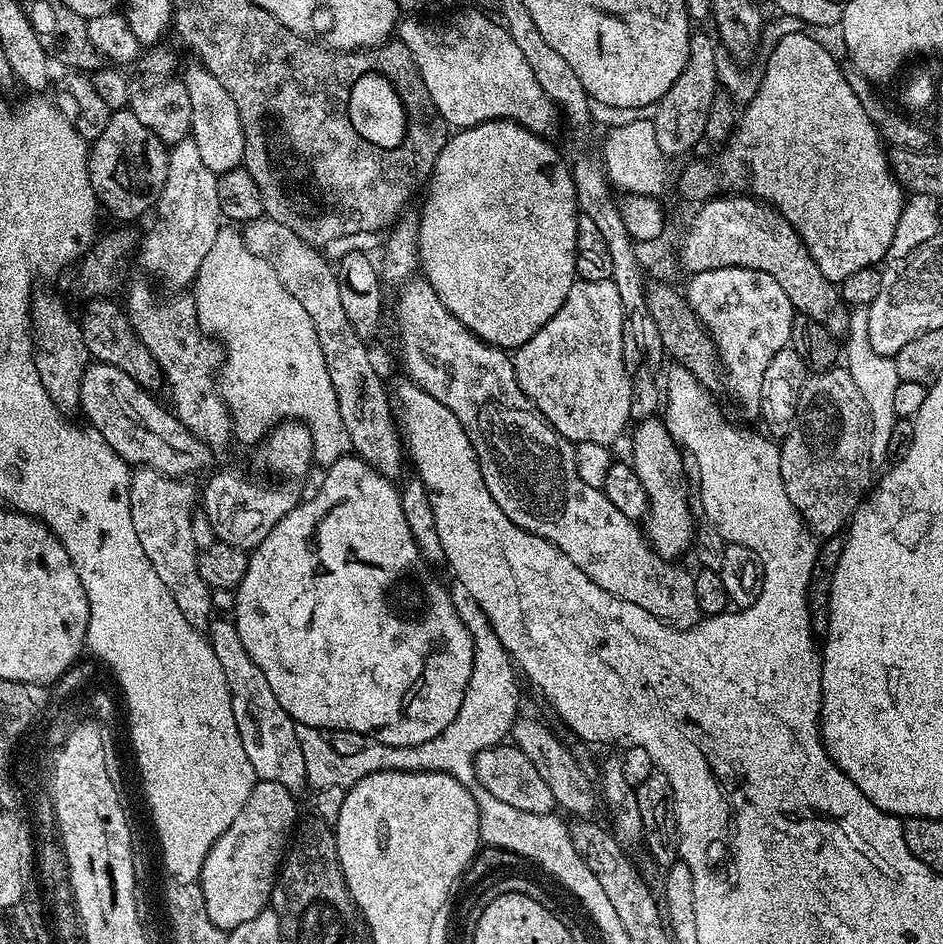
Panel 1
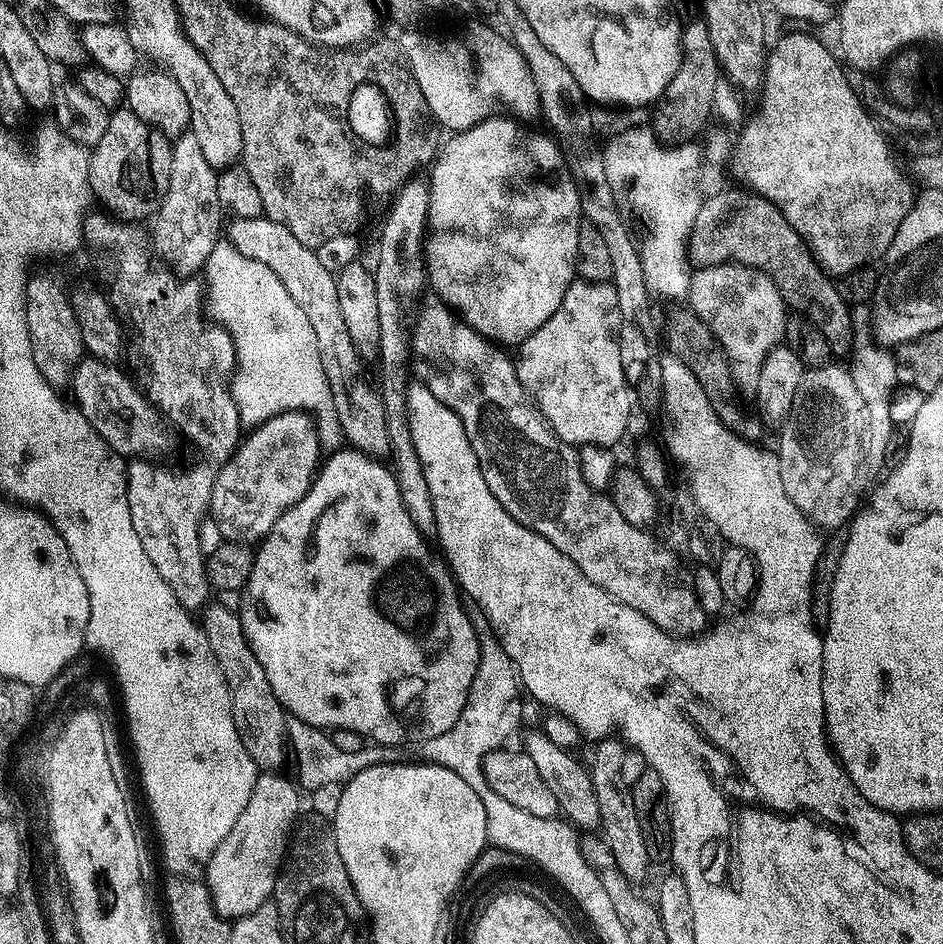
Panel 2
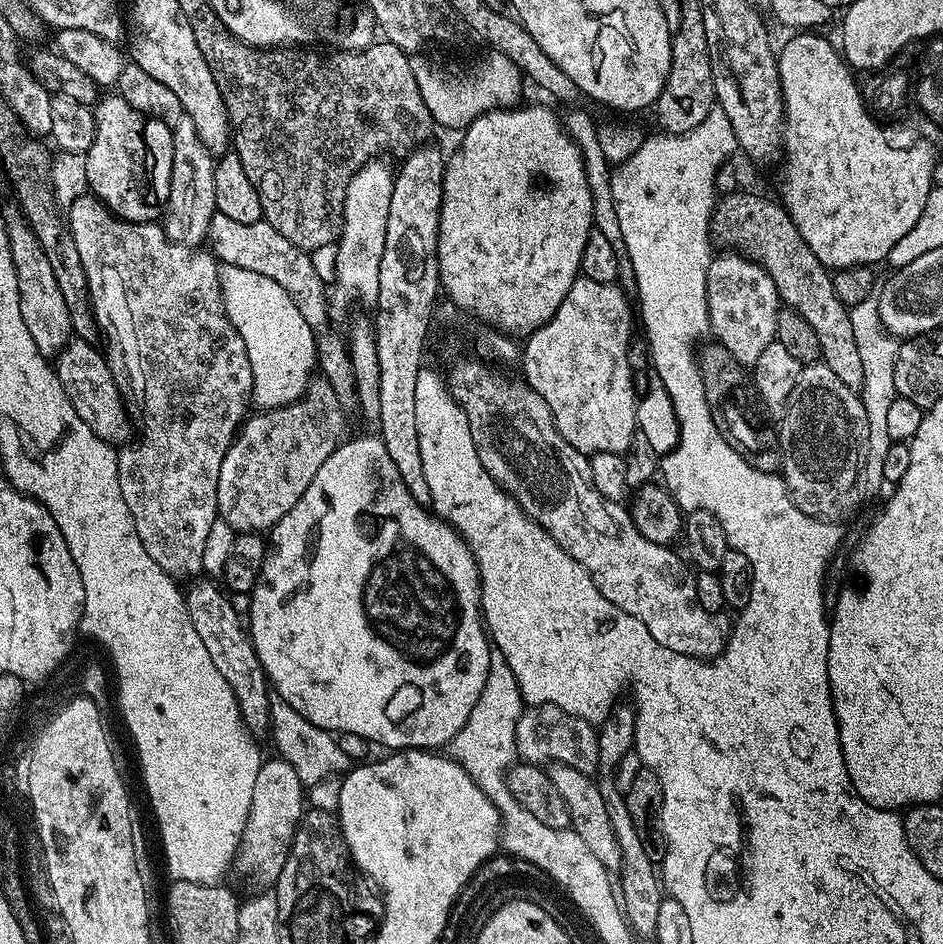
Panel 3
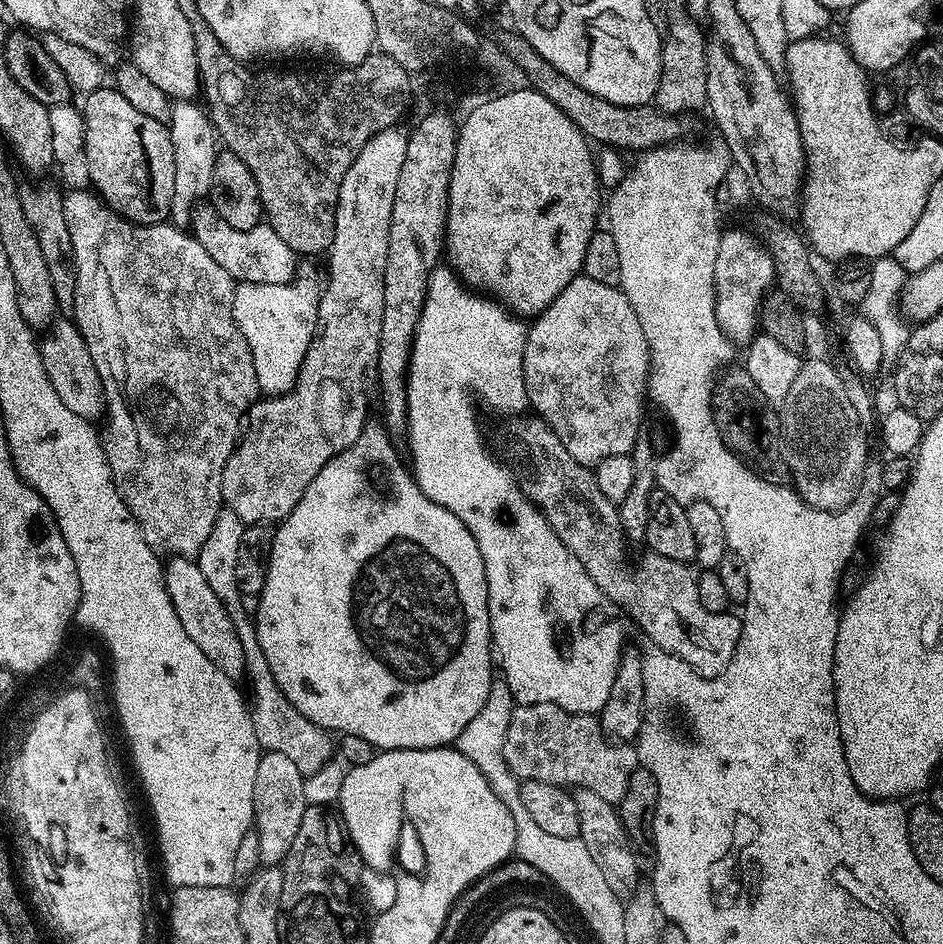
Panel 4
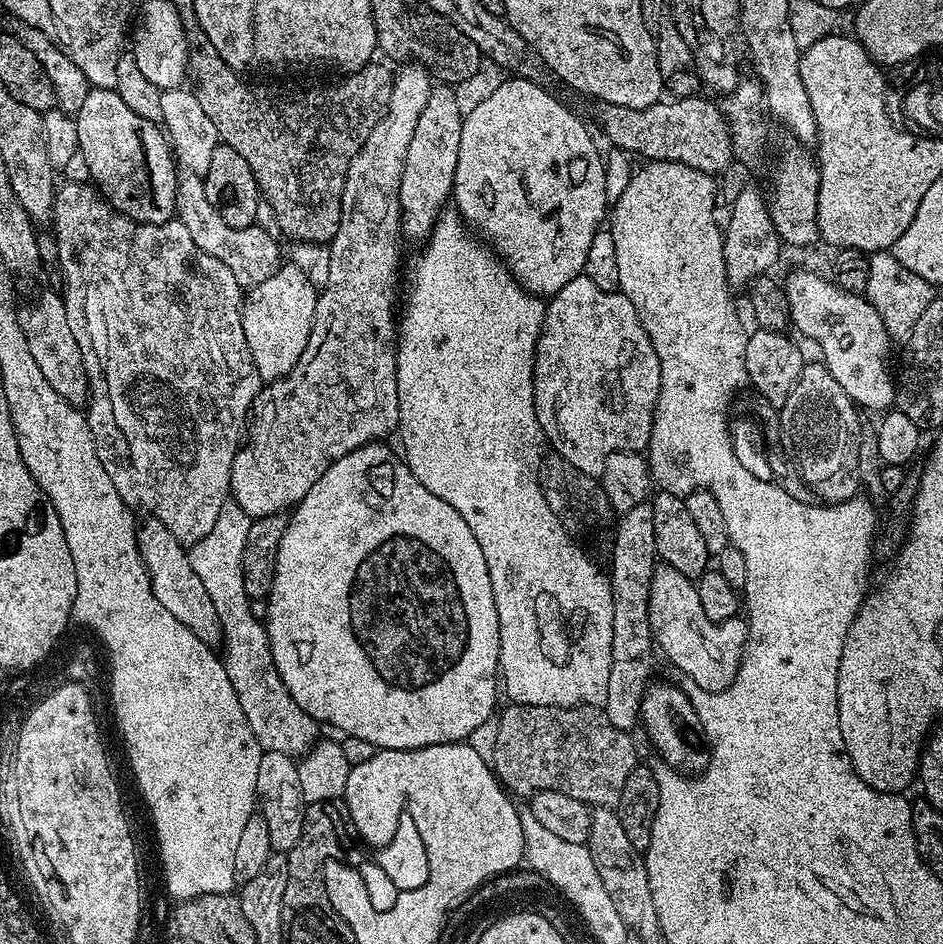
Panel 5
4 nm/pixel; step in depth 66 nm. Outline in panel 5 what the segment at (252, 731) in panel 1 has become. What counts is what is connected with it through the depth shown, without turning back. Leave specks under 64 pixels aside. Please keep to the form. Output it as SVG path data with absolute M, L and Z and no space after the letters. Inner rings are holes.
M151 518L145 521L145 524L143 521L137 527L136 541L140 547L142 562L148 571L154 598L158 598L158 602L162 602L162 606L166 606L166 610L170 610L170 614L174 614L174 618L178 618L178 622L187 626L204 644L219 645L222 633L218 614L214 610L214 602L210 602L210 594L206 594L202 578L194 574L194 566L190 566L185 545L181 544L178 538L174 538L174 534L170 534L170 530L162 526L162 522Z

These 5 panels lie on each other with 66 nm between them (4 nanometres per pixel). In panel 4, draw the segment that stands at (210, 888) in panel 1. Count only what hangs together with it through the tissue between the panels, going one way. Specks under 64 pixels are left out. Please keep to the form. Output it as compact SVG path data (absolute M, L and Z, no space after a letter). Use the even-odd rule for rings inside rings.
M264 752L258 762L258 775L254 777L254 831L258 838L261 861L268 866L276 866L284 861L298 826L302 826L304 803L304 775L294 766L294 761L282 754Z

